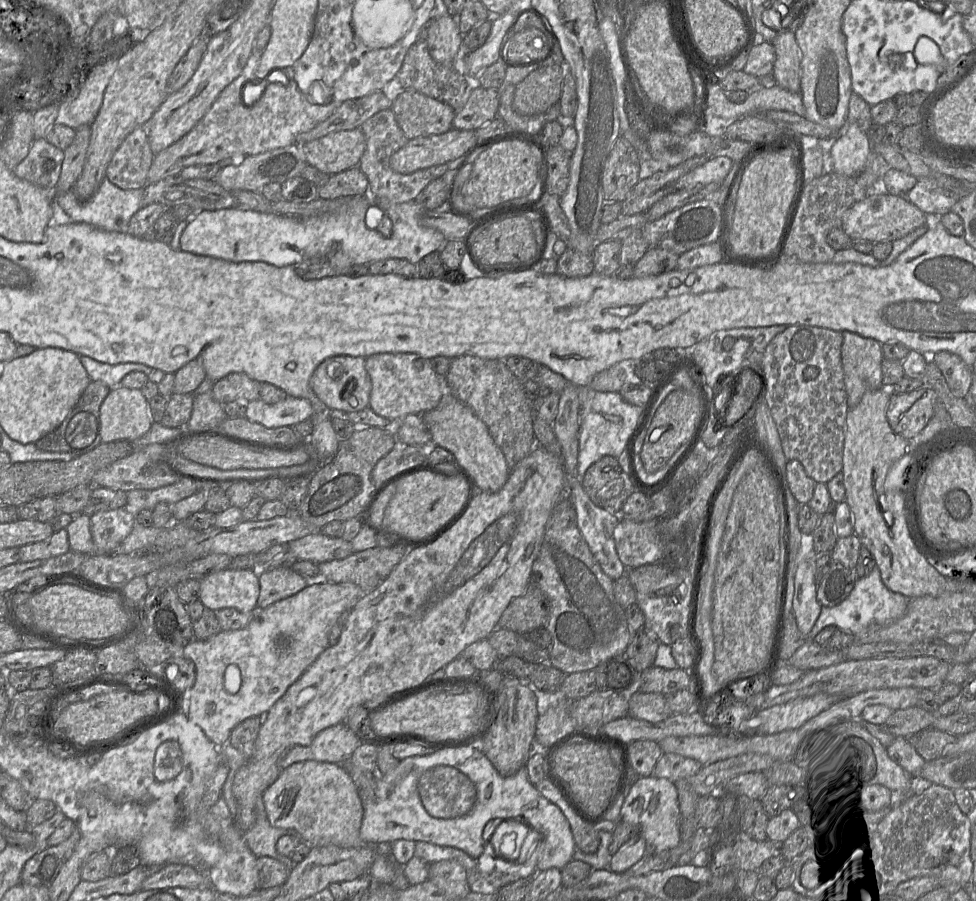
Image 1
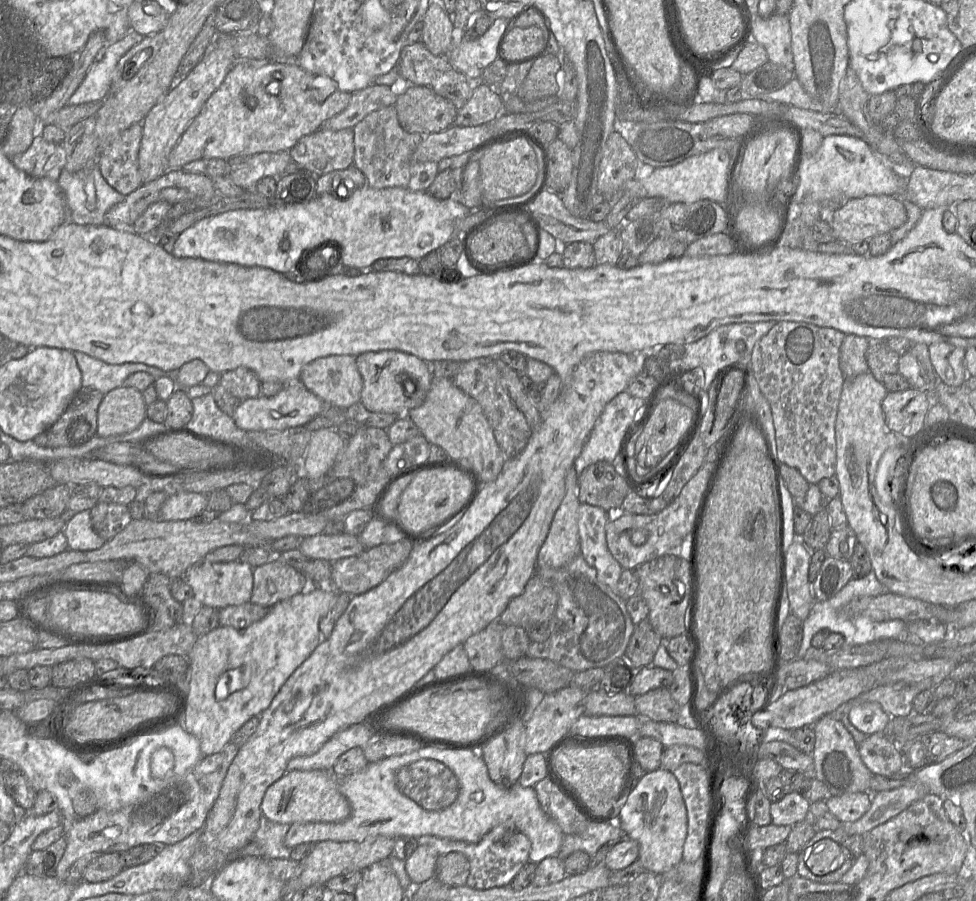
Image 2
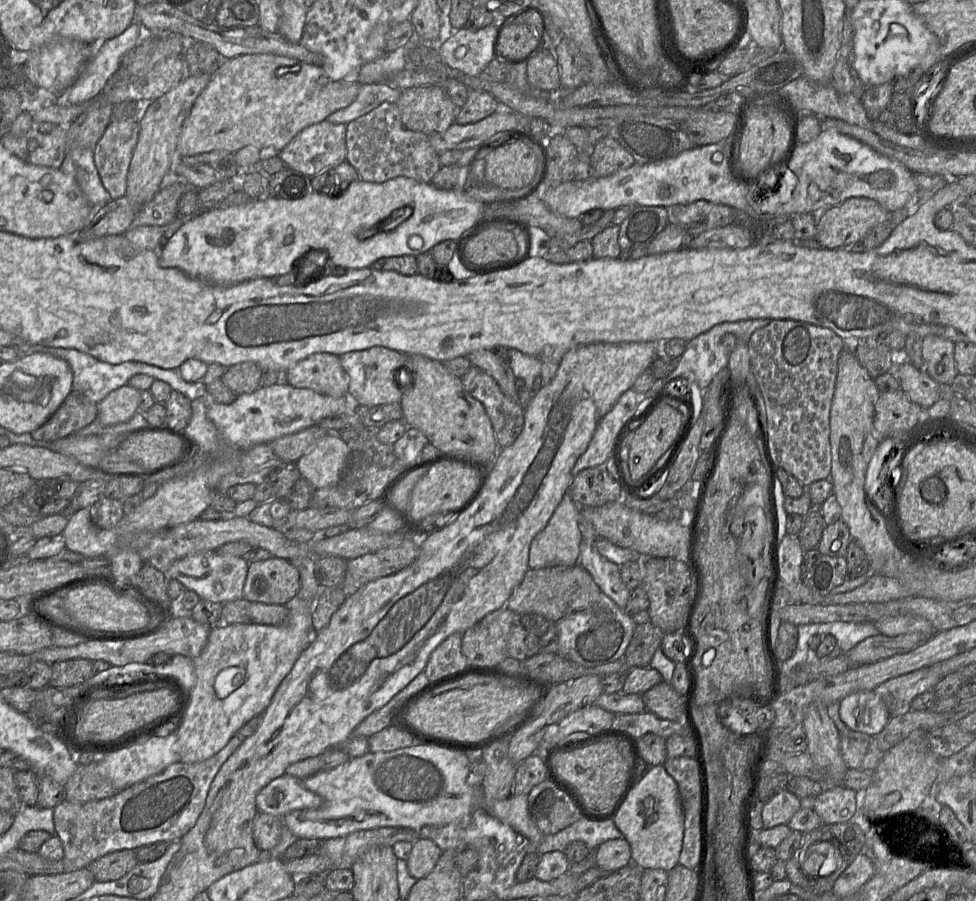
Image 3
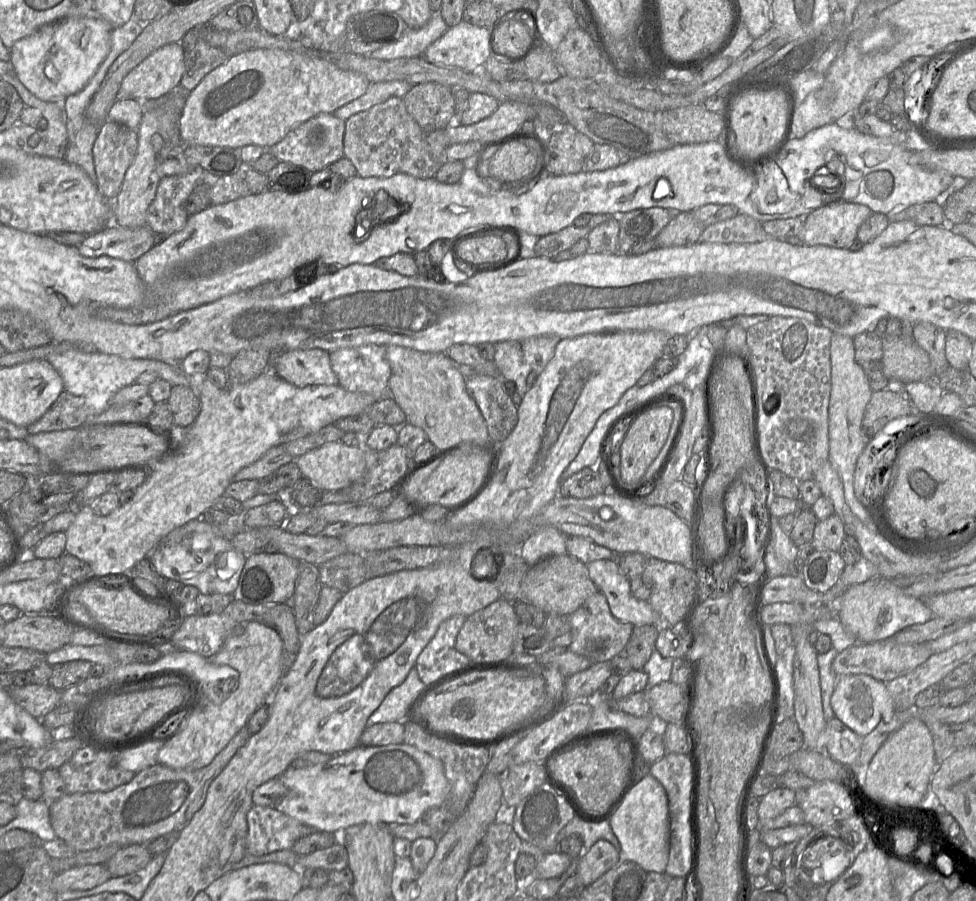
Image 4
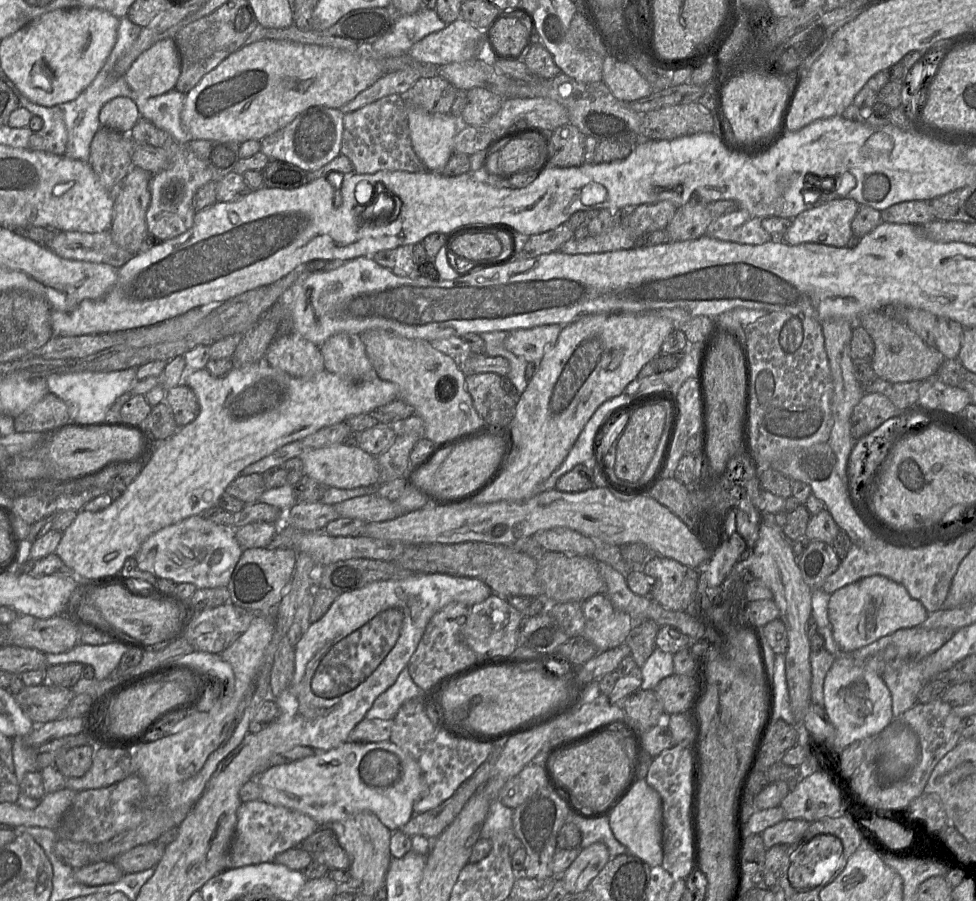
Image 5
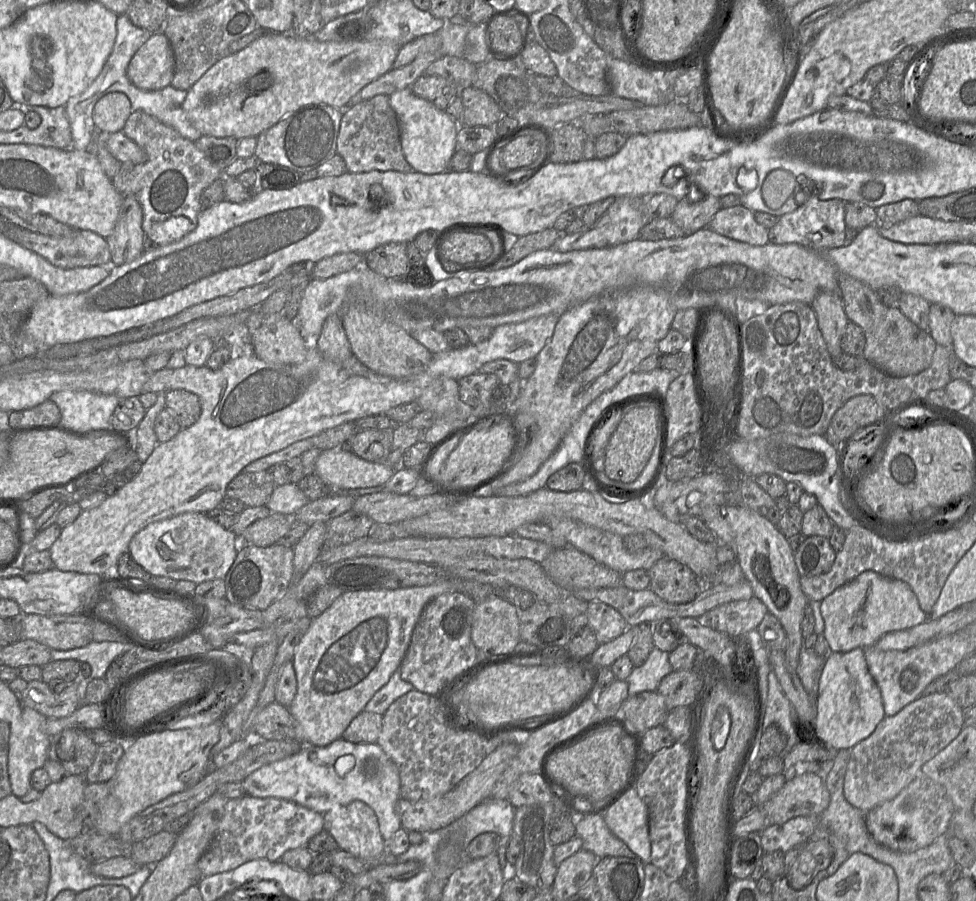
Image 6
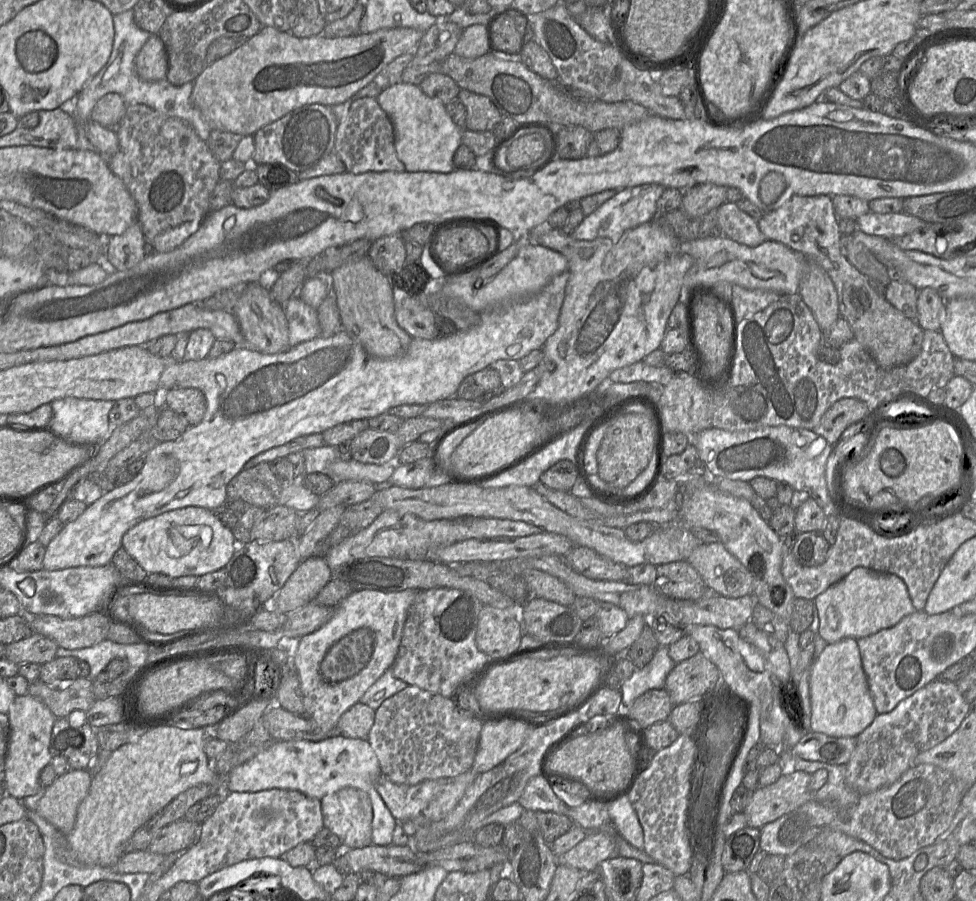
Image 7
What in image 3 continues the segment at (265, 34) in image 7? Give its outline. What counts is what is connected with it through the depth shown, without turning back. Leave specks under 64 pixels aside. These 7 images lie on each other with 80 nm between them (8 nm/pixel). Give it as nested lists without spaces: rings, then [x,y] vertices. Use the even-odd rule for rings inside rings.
[[[263,53],[227,59],[211,75],[183,123],[180,154],[190,156],[213,150],[236,152],[245,146],[254,146],[264,153],[278,153],[304,128],[350,105],[357,97],[361,85],[355,79],[334,81],[322,66],[287,56]]]

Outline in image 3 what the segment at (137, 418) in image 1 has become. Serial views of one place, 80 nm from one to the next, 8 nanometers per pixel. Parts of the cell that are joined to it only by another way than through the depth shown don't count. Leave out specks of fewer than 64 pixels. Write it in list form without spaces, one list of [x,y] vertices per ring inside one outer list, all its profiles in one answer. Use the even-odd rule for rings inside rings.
[[[124,385],[111,391],[99,404],[97,419],[105,426],[128,421],[139,410],[141,391]]]

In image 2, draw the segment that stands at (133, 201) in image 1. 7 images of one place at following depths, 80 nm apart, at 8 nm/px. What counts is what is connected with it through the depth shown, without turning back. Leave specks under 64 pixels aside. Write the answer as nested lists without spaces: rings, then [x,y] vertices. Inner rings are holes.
[[[97,160],[92,161],[78,172],[61,171],[57,181],[63,192],[68,210],[68,221],[80,225],[103,225],[105,214],[125,196],[112,188],[102,176]]]

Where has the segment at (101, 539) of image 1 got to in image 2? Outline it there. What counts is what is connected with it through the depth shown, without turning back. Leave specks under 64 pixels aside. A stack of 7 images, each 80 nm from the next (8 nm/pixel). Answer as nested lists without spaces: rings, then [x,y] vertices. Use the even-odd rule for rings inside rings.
[[[98,502],[90,512],[93,529],[106,542],[132,521],[128,506],[121,504]]]

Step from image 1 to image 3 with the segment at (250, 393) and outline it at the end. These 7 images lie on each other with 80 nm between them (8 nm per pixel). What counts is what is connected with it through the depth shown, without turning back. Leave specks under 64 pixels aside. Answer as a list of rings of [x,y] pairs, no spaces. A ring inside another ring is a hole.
[[[242,362],[228,367],[221,376],[223,383],[236,395],[248,394],[261,387],[263,369],[254,362]]]

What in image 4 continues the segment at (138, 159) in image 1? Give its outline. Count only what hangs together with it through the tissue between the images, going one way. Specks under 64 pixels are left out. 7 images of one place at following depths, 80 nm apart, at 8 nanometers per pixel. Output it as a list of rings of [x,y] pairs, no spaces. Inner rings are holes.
[[[109,120],[99,126],[93,145],[93,161],[98,189],[108,201],[113,201],[119,194],[137,146],[136,129]]]

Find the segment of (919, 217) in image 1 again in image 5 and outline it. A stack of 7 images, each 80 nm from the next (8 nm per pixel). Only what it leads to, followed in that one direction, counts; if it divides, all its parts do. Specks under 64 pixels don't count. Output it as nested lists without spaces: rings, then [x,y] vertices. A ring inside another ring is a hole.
[[[836,199],[807,209],[792,219],[791,226],[782,236],[780,236],[780,238],[774,239],[782,239],[784,242],[790,245],[817,243],[832,247],[847,247],[847,244],[853,235],[851,223],[857,211],[859,210],[859,207],[860,204],[853,199]]]

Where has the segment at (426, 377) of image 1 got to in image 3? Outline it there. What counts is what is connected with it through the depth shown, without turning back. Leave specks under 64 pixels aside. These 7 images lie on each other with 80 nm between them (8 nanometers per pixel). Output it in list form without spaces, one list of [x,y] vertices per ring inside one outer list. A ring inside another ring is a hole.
[[[373,346],[369,349],[351,351],[351,352],[347,352],[347,353],[340,355],[339,357],[340,357],[341,365],[350,377],[349,388],[348,388],[348,398],[350,399],[350,401],[352,403],[359,403],[359,404],[362,404],[365,406],[399,403],[401,400],[401,397],[402,397],[402,388],[409,385],[409,379],[411,380],[410,372],[408,370],[408,355],[413,355],[413,354],[405,354],[405,353],[402,353],[399,351],[391,350],[391,349],[383,347],[383,346]],[[401,369],[405,369],[407,371],[406,372],[407,377],[406,377],[405,381],[400,381],[400,380],[397,380],[397,378],[396,378],[396,372],[399,371],[399,373],[401,373],[401,371],[400,371]]]

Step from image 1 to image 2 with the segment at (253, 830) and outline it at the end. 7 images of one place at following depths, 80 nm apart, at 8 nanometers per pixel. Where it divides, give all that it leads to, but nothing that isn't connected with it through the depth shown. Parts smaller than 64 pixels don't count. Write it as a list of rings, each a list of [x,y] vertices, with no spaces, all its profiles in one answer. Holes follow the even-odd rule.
[[[262,815],[260,825],[253,836],[262,849],[262,857],[266,859],[290,859],[291,848],[285,843],[285,836],[290,824],[272,822]]]

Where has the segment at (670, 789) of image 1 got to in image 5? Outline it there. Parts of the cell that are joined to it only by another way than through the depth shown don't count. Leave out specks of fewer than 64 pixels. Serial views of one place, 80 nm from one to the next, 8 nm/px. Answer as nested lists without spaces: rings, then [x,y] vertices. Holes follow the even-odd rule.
[[[638,779],[609,816],[610,828],[616,839],[627,848],[627,853],[638,857],[650,867],[661,866],[663,861],[663,810],[659,793],[645,779]]]

